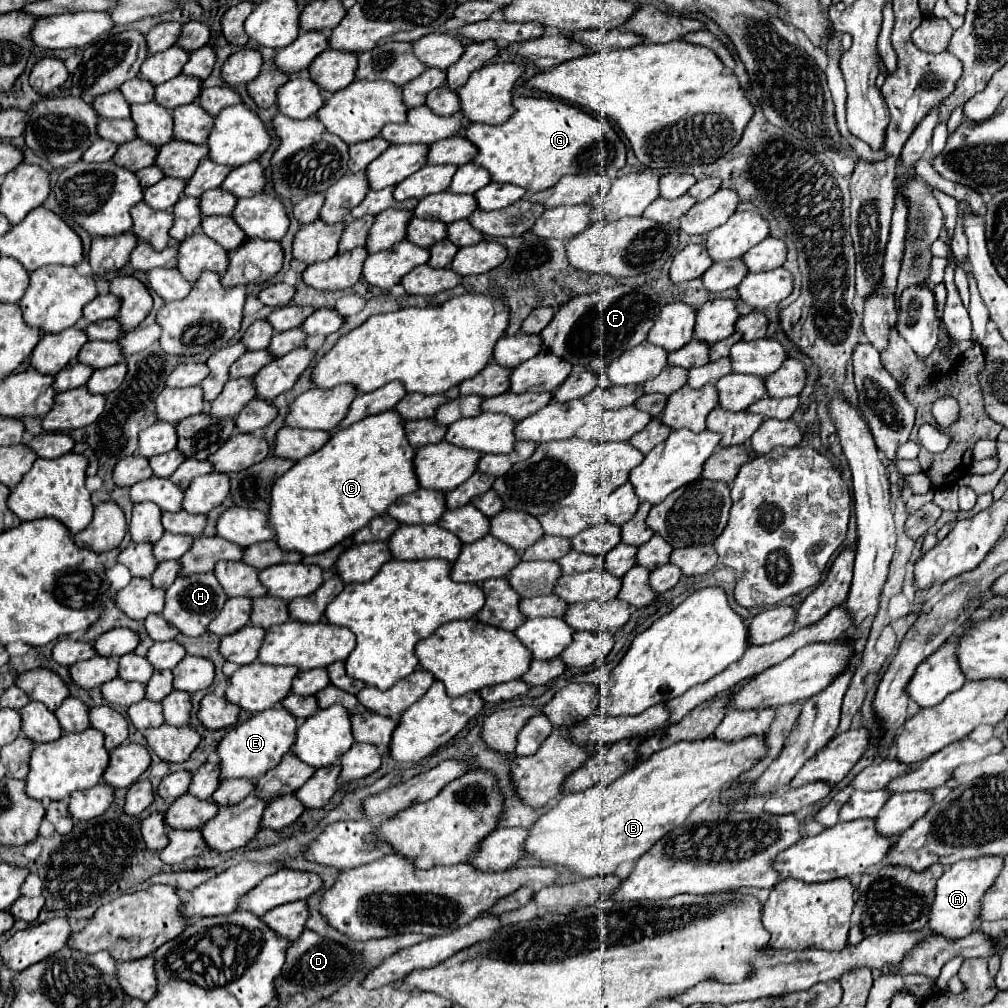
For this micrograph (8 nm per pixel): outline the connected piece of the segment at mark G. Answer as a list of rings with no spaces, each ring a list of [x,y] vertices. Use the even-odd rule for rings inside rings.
[[[515,97],[513,99],[515,113],[501,123],[499,127],[495,125],[481,125],[473,123],[467,127],[467,139],[479,149],[477,157],[473,159],[475,165],[485,167],[491,173],[491,179],[497,183],[513,183],[519,185],[527,191],[545,191],[553,187],[563,175],[595,175],[595,173],[605,173],[605,155],[609,155],[607,149],[607,139],[605,139],[605,129],[611,129],[613,137],[613,127],[603,119],[593,119],[589,113],[555,101],[555,99],[545,99],[545,97]]]

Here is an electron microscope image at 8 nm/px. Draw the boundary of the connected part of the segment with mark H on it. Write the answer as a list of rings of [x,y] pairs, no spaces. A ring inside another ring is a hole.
[[[201,573],[201,575],[189,575],[189,577],[177,577],[175,583],[165,591],[165,609],[163,619],[177,627],[187,637],[199,637],[207,633],[207,625],[217,617],[225,603],[227,595],[223,593],[221,585],[217,583],[213,573]]]

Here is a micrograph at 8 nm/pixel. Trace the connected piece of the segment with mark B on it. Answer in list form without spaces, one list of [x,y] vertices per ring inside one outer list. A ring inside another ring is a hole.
[[[713,735],[695,743],[675,743],[637,763],[607,787],[593,785],[583,793],[565,793],[529,829],[525,849],[531,857],[567,865],[581,877],[605,877],[625,861],[635,861],[663,835],[683,825],[689,813],[711,795],[719,795],[741,773],[767,755],[767,735],[725,743]]]

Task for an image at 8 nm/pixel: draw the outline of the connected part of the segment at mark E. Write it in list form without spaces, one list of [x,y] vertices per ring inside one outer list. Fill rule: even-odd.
[[[273,707],[263,713],[255,713],[245,723],[231,727],[217,747],[221,781],[225,779],[257,781],[259,777],[263,777],[269,769],[279,765],[281,757],[291,749],[291,745],[295,743],[295,731],[297,719],[293,719],[283,707]]]

